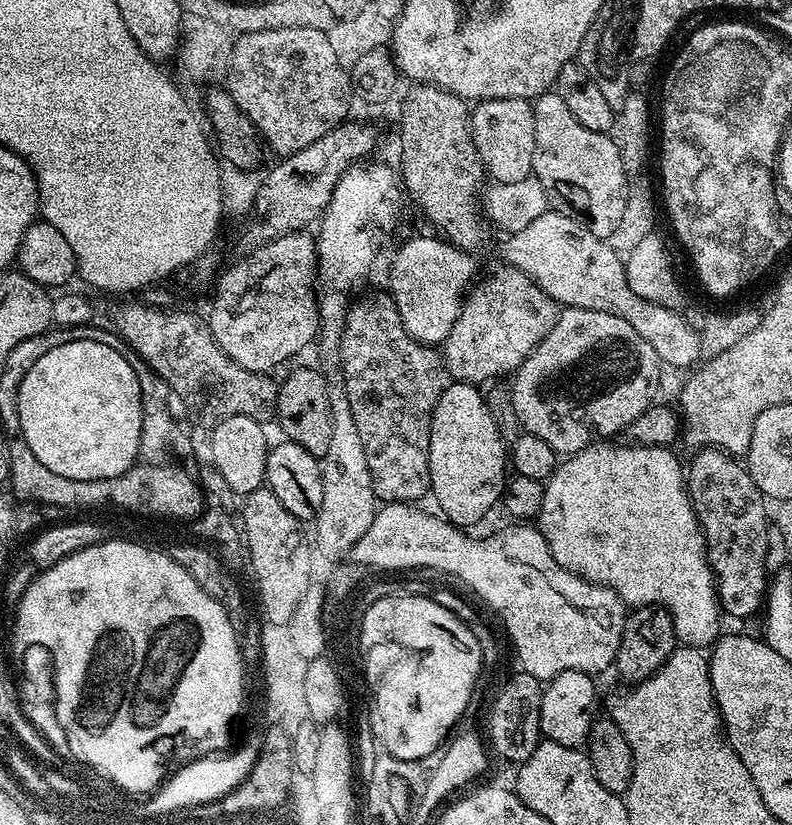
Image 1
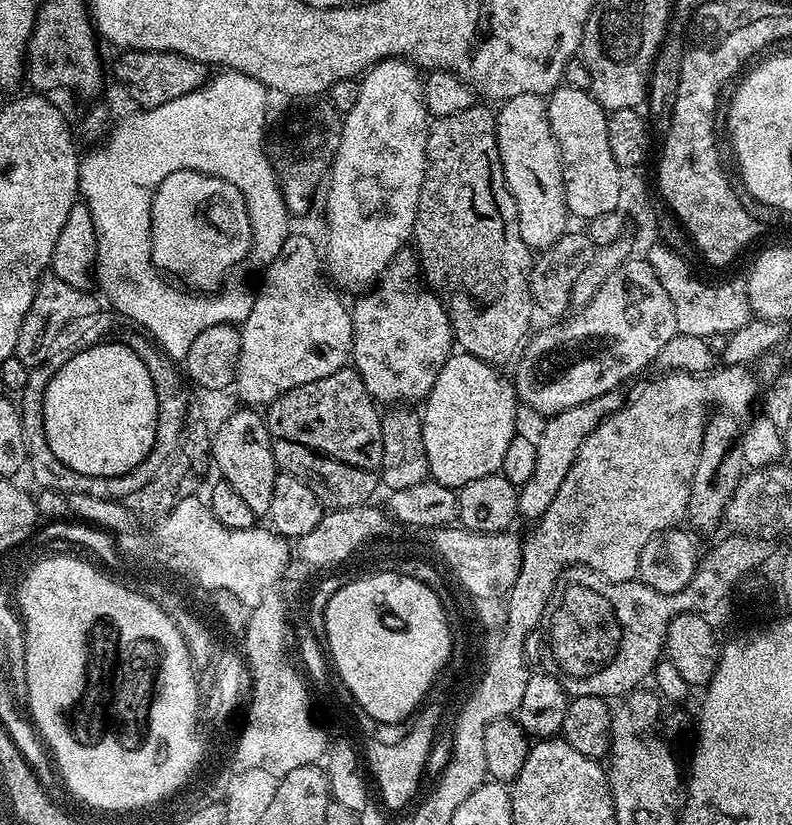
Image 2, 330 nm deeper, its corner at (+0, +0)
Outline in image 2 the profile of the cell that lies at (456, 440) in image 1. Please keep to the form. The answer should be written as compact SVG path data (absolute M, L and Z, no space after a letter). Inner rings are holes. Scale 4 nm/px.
M457 351L444 363L438 378L434 378L430 394L423 401L422 442L426 446L428 474L433 481L444 487L458 490L466 486L466 482L474 482L474 478L486 478L486 474L500 472L502 458L512 439L518 435L516 389L496 372L499 371L493 365L474 358L469 352Z

